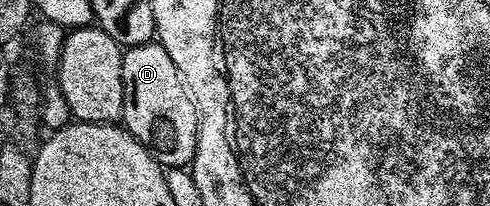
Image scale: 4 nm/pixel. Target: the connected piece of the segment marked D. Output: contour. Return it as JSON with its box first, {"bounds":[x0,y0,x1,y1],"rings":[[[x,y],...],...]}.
{"bounds":[121,42,199,169],"rings":[[[157,42],[138,44],[126,49],[121,66],[123,79],[122,123],[144,144],[164,169],[182,168],[195,158],[199,141],[199,112],[179,77],[169,50]]]}

